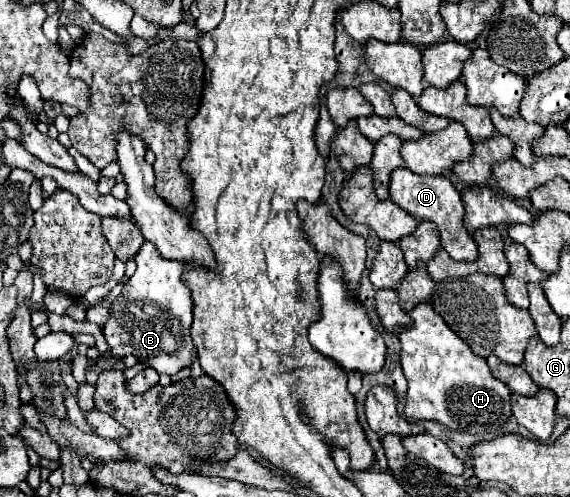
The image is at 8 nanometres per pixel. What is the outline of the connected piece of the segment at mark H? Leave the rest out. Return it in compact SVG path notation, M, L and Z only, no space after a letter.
M420 302L416 308L408 312L412 318L410 328L402 328L398 332L400 338L400 362L404 376L408 380L408 392L406 392L406 402L404 402L404 414L414 420L438 420L446 424L448 428L460 430L460 432L470 432L470 434L480 434L480 432L490 432L490 430L500 430L508 418L510 418L510 390L492 376L488 364L484 358L478 358L462 338L458 338L446 322L434 312L434 308L428 302Z

